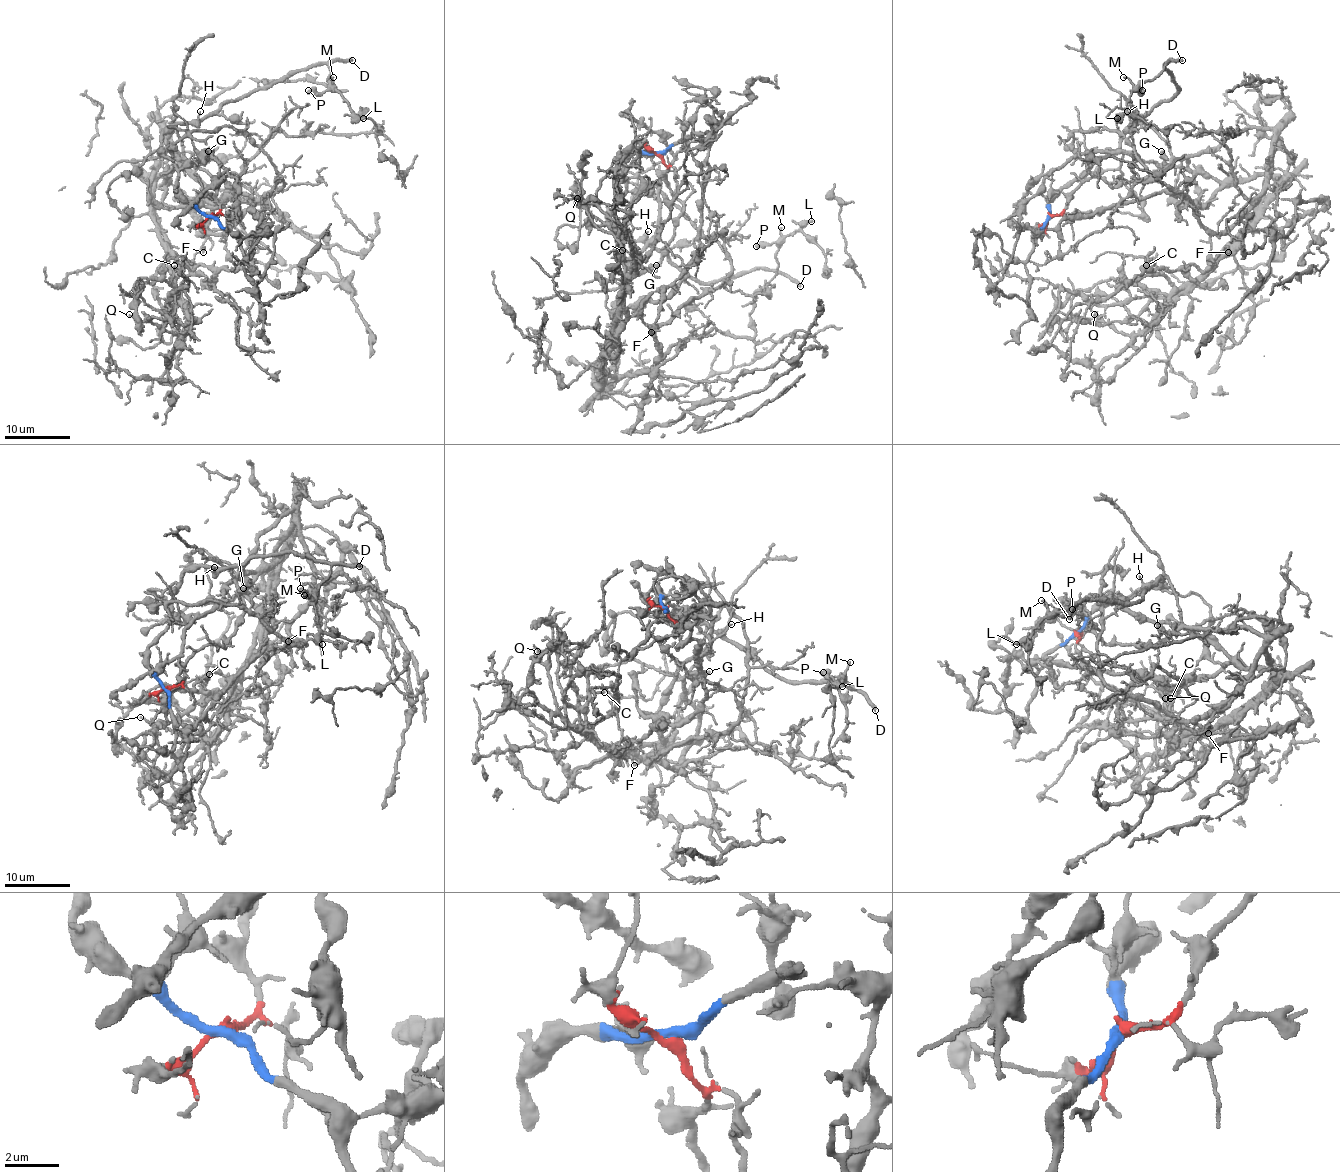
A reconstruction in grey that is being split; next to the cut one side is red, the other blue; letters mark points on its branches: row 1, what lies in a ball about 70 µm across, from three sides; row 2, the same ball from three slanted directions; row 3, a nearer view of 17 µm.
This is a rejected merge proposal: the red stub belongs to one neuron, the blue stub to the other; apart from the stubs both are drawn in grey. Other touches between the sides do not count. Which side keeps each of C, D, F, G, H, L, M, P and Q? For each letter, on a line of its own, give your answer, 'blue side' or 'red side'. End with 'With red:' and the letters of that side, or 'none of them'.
C: red side
D: blue side
F: red side
G: red side
H: blue side
L: blue side
M: blue side
P: blue side
Q: red side
With red: C, F, G, Q

